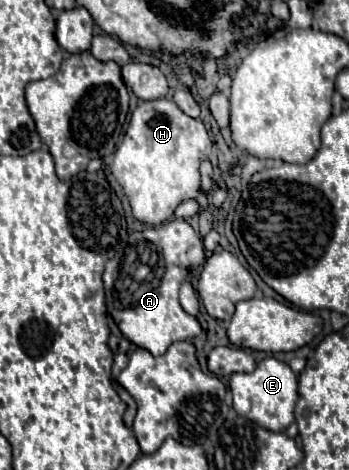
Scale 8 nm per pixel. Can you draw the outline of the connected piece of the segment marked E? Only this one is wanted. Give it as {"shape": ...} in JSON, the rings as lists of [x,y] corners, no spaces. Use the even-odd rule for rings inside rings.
{"shape":[[[275,357],[263,359],[253,373],[235,373],[229,381],[229,389],[233,395],[233,409],[253,423],[269,429],[269,431],[285,431],[295,421],[295,405],[297,405],[297,375],[291,367]]]}

